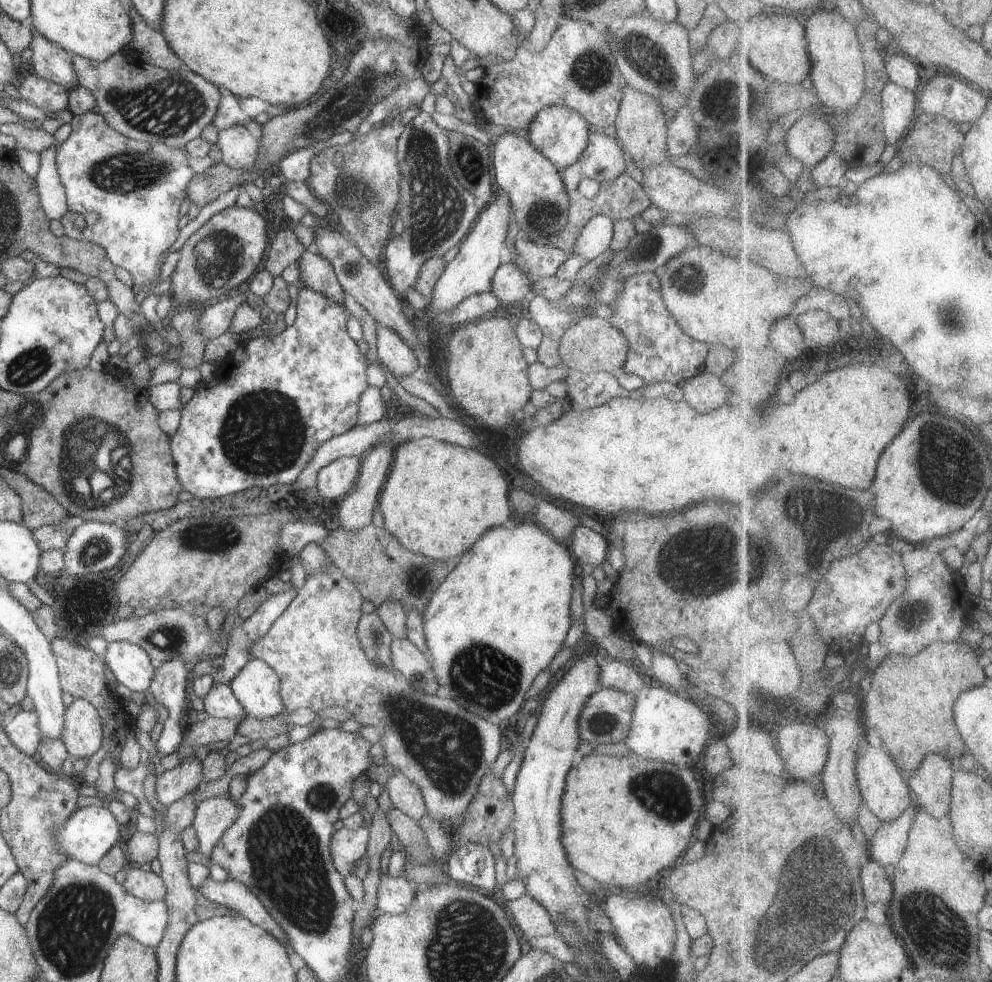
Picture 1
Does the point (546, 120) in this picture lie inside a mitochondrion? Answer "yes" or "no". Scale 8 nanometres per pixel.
no

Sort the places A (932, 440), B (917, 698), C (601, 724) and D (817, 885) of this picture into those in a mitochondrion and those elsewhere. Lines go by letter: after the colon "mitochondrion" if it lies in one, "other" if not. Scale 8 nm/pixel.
A: mitochondrion
B: other
C: mitochondrion
D: mitochondrion

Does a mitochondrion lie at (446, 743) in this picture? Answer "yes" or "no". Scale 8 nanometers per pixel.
yes

